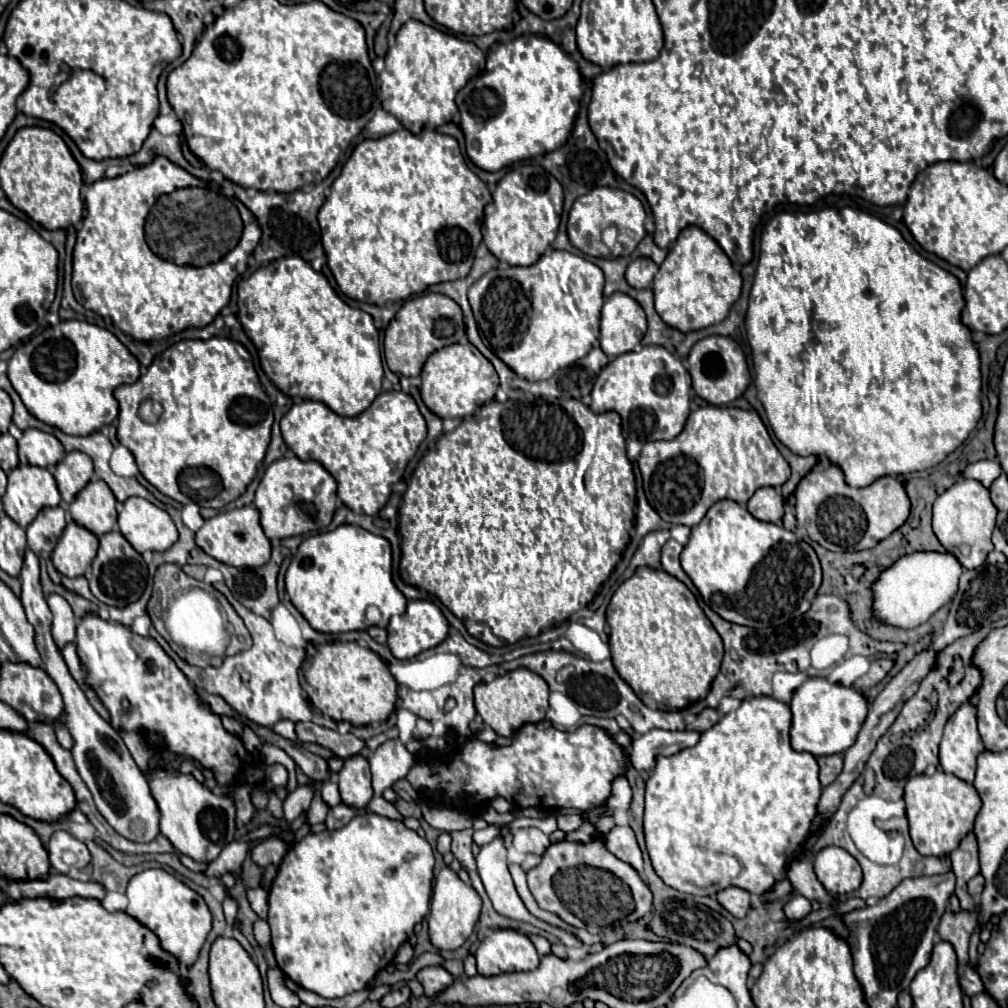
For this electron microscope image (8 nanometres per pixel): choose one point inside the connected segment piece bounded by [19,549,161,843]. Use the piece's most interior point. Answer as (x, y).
(122, 795)

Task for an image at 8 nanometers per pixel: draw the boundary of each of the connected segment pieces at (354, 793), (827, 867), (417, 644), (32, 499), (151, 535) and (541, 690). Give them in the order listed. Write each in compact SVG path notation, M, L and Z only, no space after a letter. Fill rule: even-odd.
M351 757L337 773L339 793L345 805L353 809L365 809L373 797L371 771L365 757Z
M825 847L815 855L815 875L833 895L849 895L863 883L859 863L841 847Z
M409 601L407 611L387 625L387 645L397 659L413 659L445 639L449 623L431 601Z
M19 465L9 473L9 485L3 495L5 513L19 525L27 527L41 509L57 507L61 495L55 485L55 477L33 465Z
M129 497L119 511L123 537L139 551L167 551L177 541L177 527L169 513L143 497Z
M515 669L493 679L491 683L475 685L475 709L483 717L483 723L489 725L499 737L511 737L523 725L543 721L549 709L547 697L549 697L547 683L529 669Z

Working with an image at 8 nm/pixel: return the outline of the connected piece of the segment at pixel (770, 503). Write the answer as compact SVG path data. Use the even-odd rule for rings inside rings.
M761 487L747 503L749 513L759 521L779 523L783 517L783 497L773 487Z

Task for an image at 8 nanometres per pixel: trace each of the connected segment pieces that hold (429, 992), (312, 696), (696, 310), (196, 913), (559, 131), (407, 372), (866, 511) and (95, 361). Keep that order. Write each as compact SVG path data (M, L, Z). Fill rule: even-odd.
M423 967L415 977L423 985L427 997L437 995L437 991L443 991L453 983L453 977L443 967Z
M325 643L317 647L311 665L303 671L303 689L309 701L333 721L371 725L385 721L397 705L397 683L387 663L357 643Z
M685 227L671 245L667 259L653 279L655 309L659 317L679 331L697 331L721 323L741 293L741 275L733 269L729 257L715 239L699 227Z
M147 869L135 875L129 881L127 897L129 897L129 907L125 913L137 919L149 931L153 931L159 937L163 951L175 955L179 963L191 967L199 957L207 933L211 931L211 913L205 901L163 869Z
M521 35L509 43L501 43L497 51L487 55L485 71L473 77L473 81L457 93L461 131L465 133L465 151L469 159L485 171L499 171L505 165L555 151L571 133L581 95L583 89L577 63L573 63L573 59L569 59L569 55L565 55L551 39L541 35Z
M427 293L427 295L421 295L421 297L409 299L397 311L397 315L391 319L391 323L385 329L383 351L385 351L387 367L393 373L405 375L405 377L417 377L421 373L425 359L433 351L447 347L447 345L453 345L453 343L463 343L463 345L469 343L467 335L465 335L463 311L447 295Z
M831 465L825 471L811 471L795 489L797 523L807 535L829 551L861 551L875 547L909 517L909 497L895 477L881 477L869 487L855 489L843 479L843 471Z
M61 321L55 327L21 343L9 359L9 381L19 393L27 411L39 421L61 429L67 435L89 435L101 431L117 419L119 405L113 391L123 383L135 383L139 379L139 361L129 349L107 329L91 325L87 321Z

